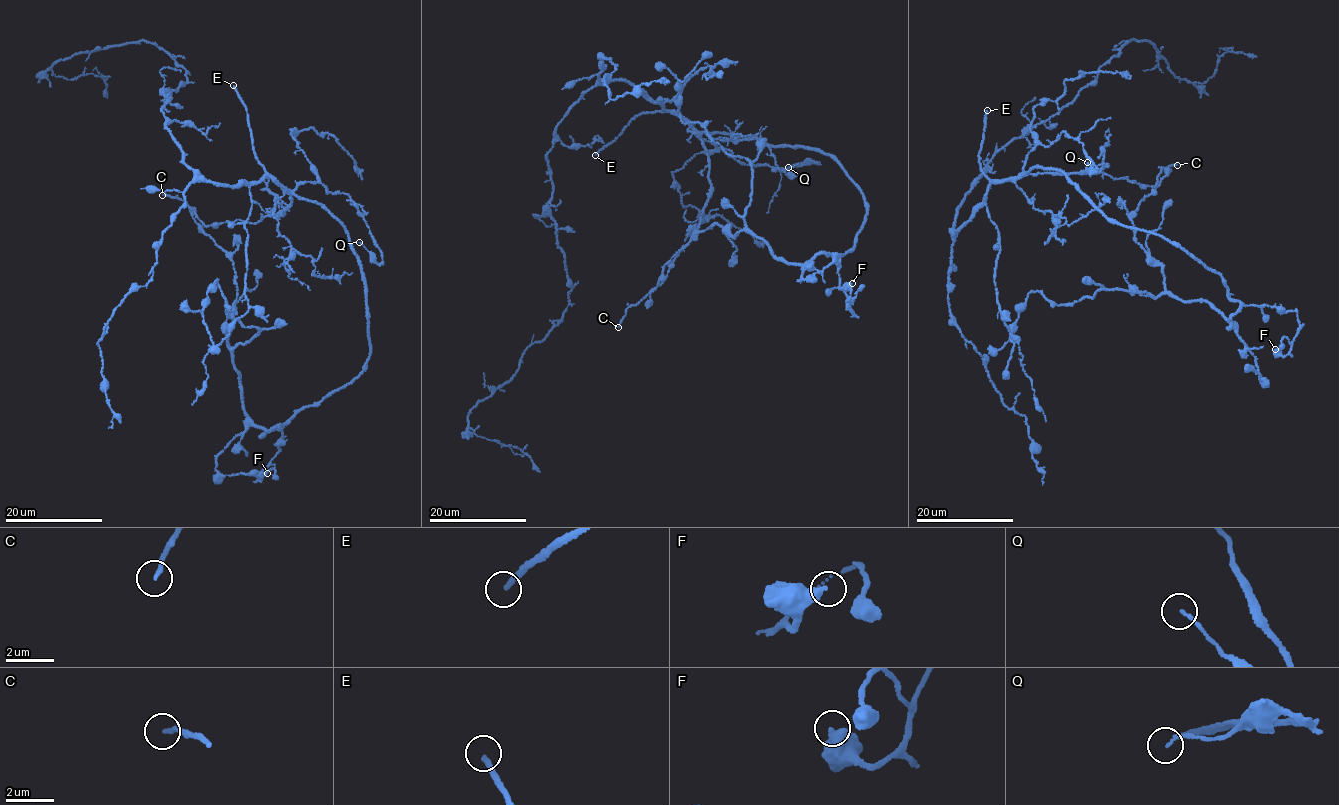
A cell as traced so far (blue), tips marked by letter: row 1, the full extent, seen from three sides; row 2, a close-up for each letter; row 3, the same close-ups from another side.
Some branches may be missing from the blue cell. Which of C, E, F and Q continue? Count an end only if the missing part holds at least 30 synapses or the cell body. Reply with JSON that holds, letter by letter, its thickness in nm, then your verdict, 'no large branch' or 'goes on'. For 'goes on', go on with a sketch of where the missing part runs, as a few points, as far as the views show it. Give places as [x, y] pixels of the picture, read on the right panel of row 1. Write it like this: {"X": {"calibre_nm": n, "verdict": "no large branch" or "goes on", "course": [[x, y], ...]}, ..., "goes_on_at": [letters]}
{"C": {"calibre_nm": 160, "verdict": "no large branch"}, "E": {"calibre_nm": 240, "verdict": "goes on", "course": [[987, 110], [999, 80], [1025, 59], [1065, 43], [1096, 22], [1124, 17], [1133, 21], [1147, 19]]}, "F": {"calibre_nm": 460, "verdict": "no large branch"}, "Q": {"calibre_nm": 120, "verdict": "no large branch"}, "goes_on_at": ["E"]}

